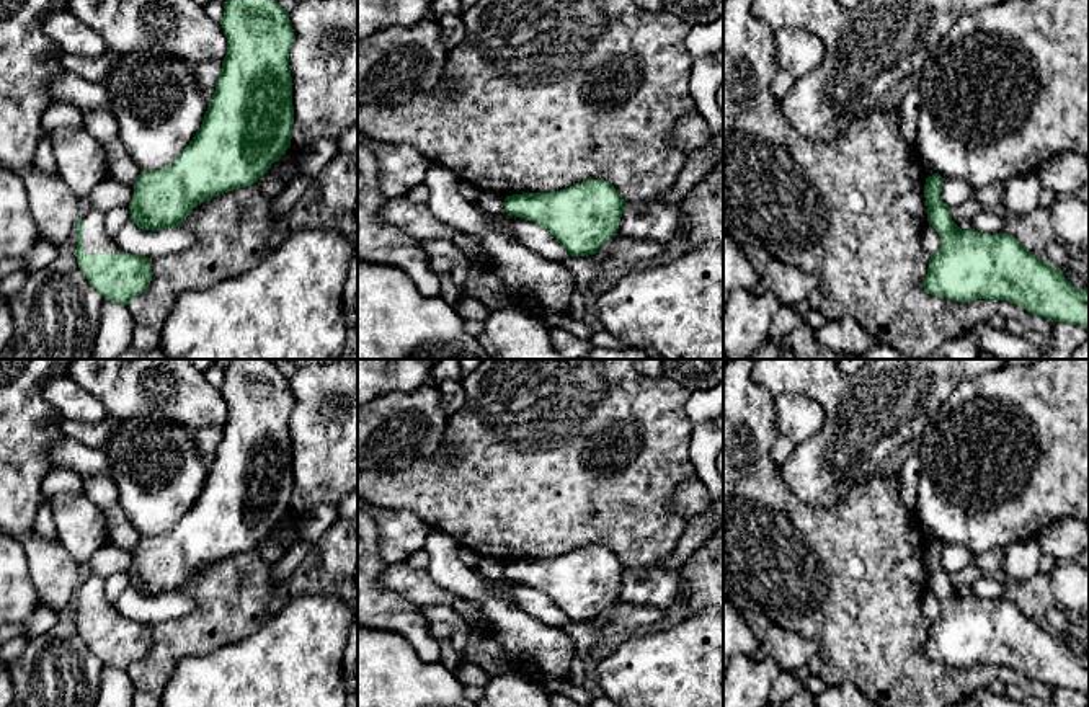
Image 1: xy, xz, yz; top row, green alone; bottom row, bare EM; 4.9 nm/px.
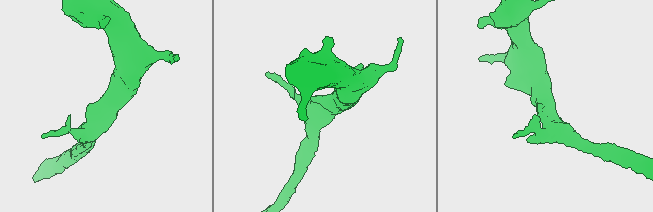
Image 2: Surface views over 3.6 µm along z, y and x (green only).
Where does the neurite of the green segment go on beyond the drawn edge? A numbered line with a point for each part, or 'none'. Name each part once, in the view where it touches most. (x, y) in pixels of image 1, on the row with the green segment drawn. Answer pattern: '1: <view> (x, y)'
1: xy (95, 239)

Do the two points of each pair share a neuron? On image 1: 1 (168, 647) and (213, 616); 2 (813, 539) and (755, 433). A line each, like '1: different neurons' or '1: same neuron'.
1: same neuron
2: same neuron

